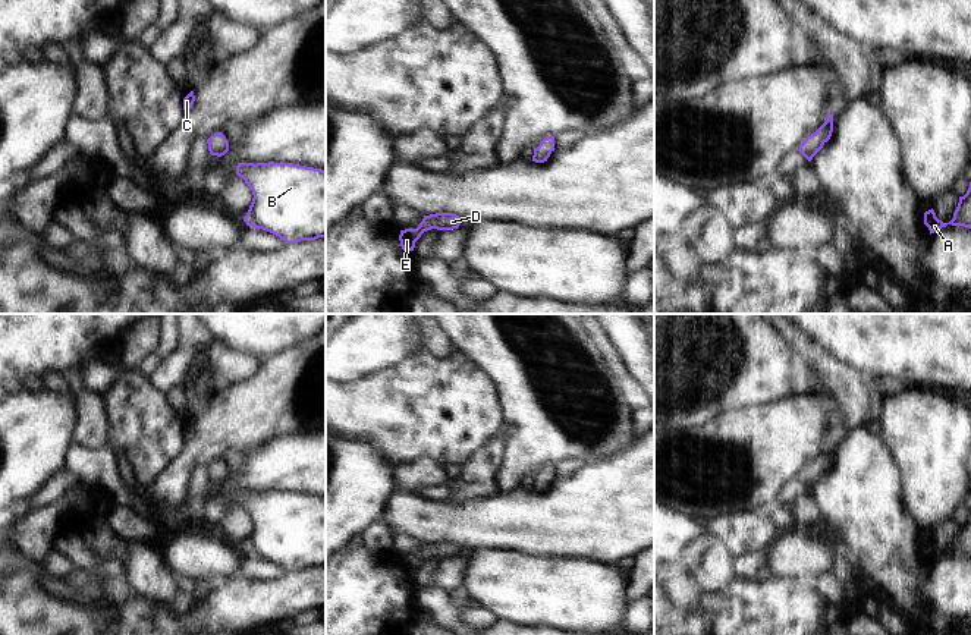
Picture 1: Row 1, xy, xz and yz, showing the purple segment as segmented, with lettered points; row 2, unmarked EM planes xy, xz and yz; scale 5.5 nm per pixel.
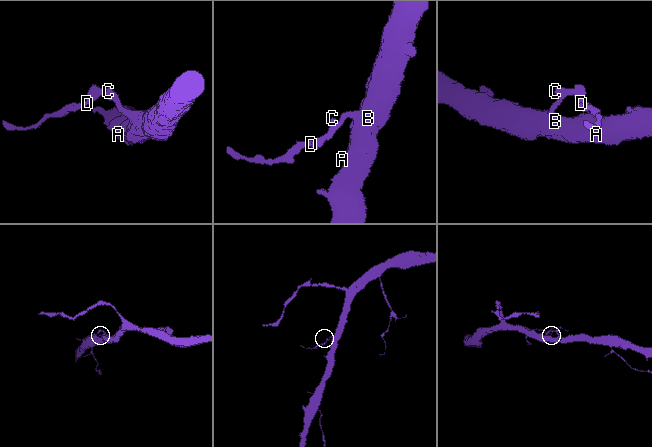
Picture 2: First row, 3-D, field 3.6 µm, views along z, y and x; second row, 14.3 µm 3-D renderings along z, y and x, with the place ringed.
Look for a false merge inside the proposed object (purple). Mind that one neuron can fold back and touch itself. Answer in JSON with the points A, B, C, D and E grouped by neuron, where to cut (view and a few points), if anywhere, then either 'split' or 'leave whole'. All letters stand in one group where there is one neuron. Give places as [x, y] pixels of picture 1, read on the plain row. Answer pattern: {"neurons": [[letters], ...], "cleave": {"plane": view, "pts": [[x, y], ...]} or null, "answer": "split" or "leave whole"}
{"neurons": [["A", "B", "C", "D", "E"]], "cleave": null, "answer": "leave whole"}

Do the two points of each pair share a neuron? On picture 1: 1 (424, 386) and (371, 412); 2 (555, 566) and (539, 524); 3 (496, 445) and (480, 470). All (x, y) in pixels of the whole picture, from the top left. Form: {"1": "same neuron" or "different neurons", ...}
{"1": "same neuron", "2": "different neurons", "3": "same neuron"}

